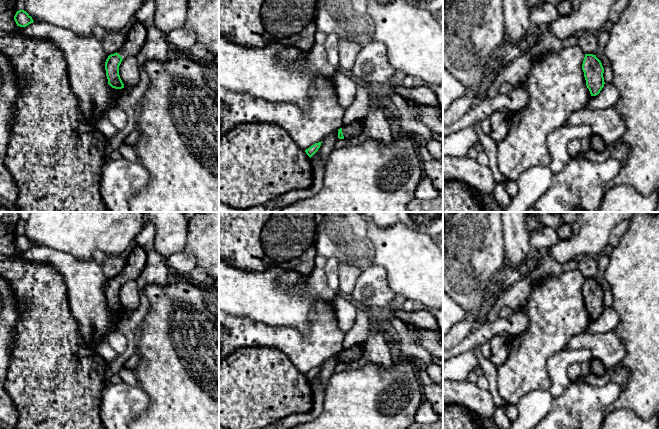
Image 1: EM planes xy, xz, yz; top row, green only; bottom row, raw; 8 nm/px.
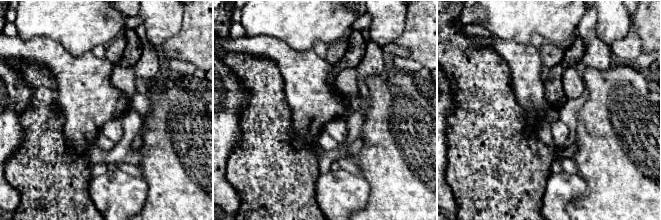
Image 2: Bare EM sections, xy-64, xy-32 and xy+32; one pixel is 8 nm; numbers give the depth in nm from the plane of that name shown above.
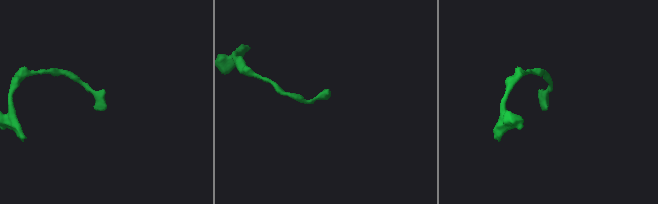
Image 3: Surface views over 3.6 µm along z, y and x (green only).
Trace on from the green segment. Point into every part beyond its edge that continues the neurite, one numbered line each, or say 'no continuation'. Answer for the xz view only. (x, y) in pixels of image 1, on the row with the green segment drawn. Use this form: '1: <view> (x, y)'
1: xz (351, 131)

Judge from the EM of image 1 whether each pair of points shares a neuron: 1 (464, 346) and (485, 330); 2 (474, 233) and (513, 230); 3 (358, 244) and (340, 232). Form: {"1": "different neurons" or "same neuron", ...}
{"1": "same neuron", "2": "different neurons", "3": "same neuron"}

